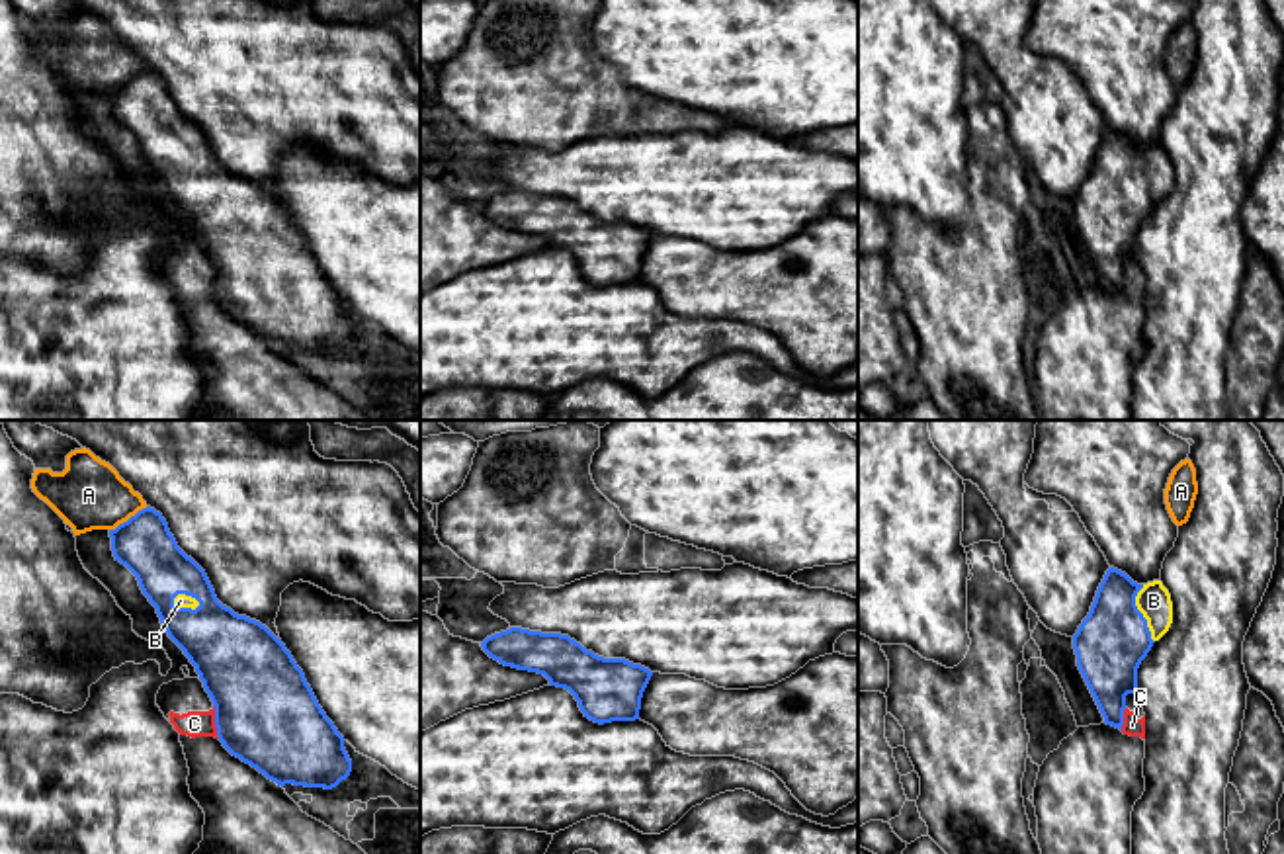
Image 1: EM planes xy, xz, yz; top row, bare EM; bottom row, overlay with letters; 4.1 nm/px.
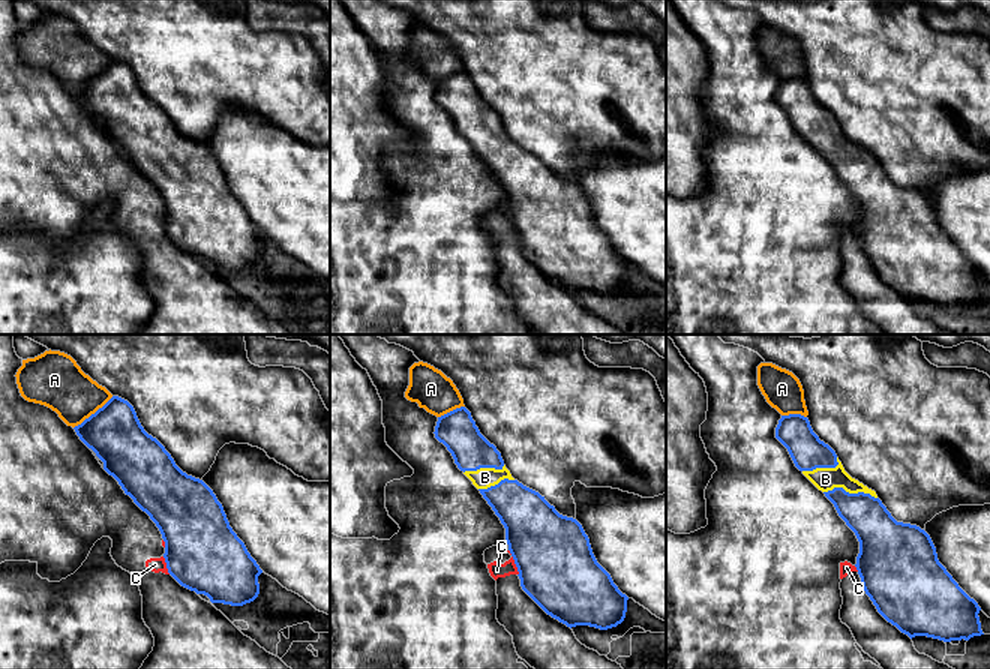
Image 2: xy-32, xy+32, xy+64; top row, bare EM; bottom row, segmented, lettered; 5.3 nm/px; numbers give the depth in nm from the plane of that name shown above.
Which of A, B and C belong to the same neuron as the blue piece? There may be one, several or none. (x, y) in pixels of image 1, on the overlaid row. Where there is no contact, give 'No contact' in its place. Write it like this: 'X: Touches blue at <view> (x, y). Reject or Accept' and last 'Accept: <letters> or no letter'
A: Touches blue at xy (129, 518). Reject
B: Touches blue at xy (186, 595). Accept
C: Touches blue at xy (215, 722). Reject
Accept: B

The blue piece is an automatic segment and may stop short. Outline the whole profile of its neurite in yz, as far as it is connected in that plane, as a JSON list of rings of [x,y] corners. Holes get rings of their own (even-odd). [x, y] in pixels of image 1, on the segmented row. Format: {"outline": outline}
{"outline": [[[1110,567],[1089,616],[1073,635],[1077,666],[1104,717],[1122,731],[1126,696],[1137,692],[1137,668],[1173,623],[1173,602],[1161,580],[1134,582]]]}

